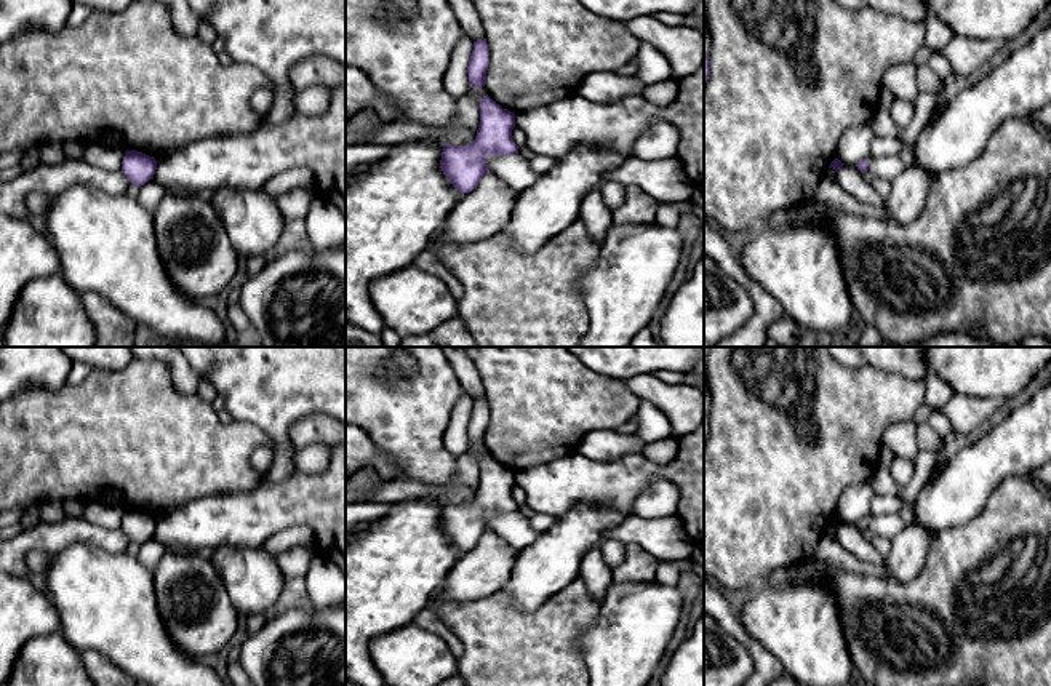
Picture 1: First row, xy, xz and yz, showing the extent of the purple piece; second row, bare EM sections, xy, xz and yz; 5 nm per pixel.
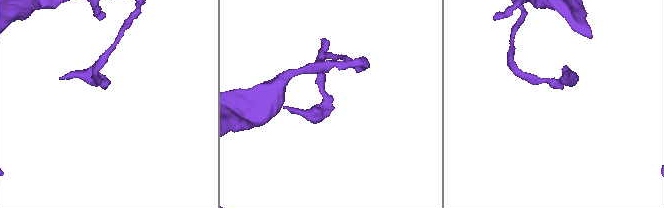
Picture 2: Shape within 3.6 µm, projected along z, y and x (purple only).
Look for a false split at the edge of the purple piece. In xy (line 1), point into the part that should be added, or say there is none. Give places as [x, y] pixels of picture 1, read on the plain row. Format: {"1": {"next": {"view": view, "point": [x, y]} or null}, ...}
{"1": {"next": null}}

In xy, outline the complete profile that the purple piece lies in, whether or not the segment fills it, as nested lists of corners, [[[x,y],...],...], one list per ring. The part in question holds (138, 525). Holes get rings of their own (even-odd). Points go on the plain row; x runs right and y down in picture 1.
[[[126,509],[122,520],[122,531],[126,537],[141,545],[154,537],[157,518],[138,509]]]

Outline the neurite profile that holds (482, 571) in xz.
[[[485,532],[472,550],[458,558],[429,608],[435,611],[440,603],[469,603],[502,590],[518,552],[498,532]]]

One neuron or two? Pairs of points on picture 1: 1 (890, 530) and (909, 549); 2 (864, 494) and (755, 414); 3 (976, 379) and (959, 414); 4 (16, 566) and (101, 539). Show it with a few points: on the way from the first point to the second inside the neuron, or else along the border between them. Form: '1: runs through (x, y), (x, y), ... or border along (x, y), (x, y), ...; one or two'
1: border along (906, 525), (890, 539); two
2: border along (867, 480), (850, 485), (842, 493), (835, 515); two
3: border along (955, 392), (975, 397), (1000, 397), (1003, 400); two
4: runs through (29, 542), (34, 538), (77, 534); one

